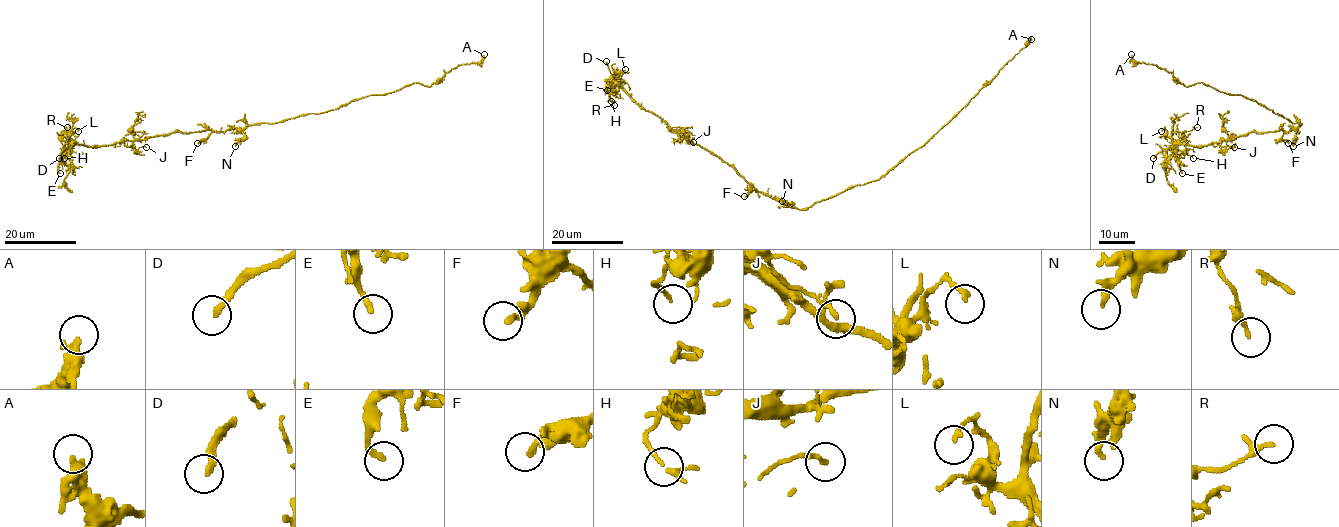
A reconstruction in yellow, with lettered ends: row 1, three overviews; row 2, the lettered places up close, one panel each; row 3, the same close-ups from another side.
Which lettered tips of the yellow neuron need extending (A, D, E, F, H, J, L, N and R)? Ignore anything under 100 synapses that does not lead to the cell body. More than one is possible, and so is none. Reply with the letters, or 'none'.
D

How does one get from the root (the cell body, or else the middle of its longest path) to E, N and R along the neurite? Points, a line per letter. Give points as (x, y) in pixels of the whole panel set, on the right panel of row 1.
E: (1297, 123), (1301, 125), (1290, 131), (1250, 132), (1234, 139), (1204, 145), (1179, 144), (1174, 157), (1182, 173)
N: (1297, 123), (1301, 125), (1293, 146)
R: (1297, 123), (1301, 125), (1290, 131), (1250, 132), (1234, 139), (1198, 146), (1178, 142), (1185, 132), (1197, 127)

